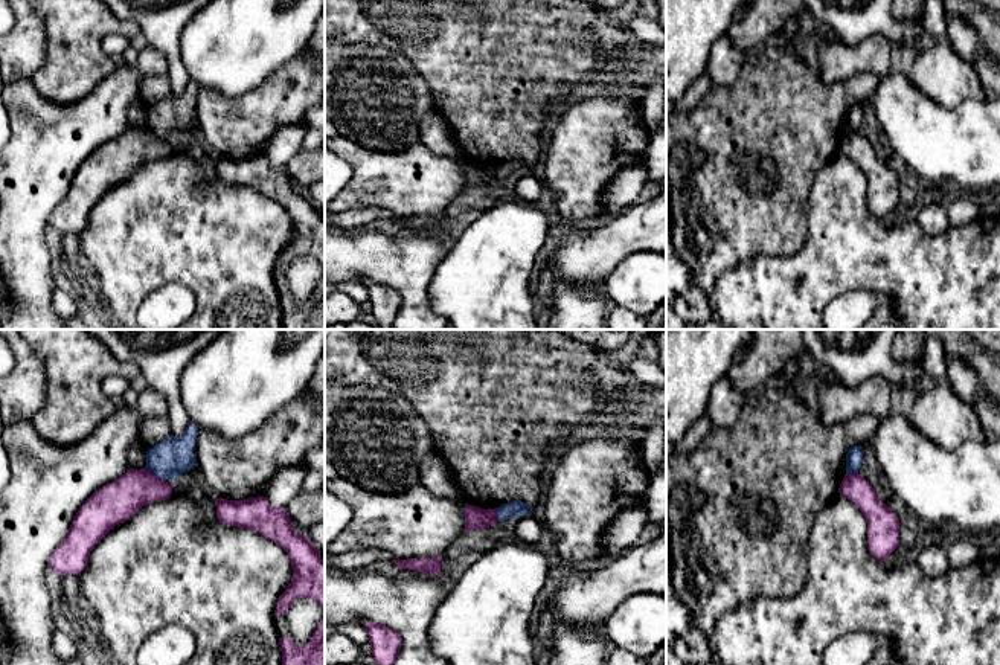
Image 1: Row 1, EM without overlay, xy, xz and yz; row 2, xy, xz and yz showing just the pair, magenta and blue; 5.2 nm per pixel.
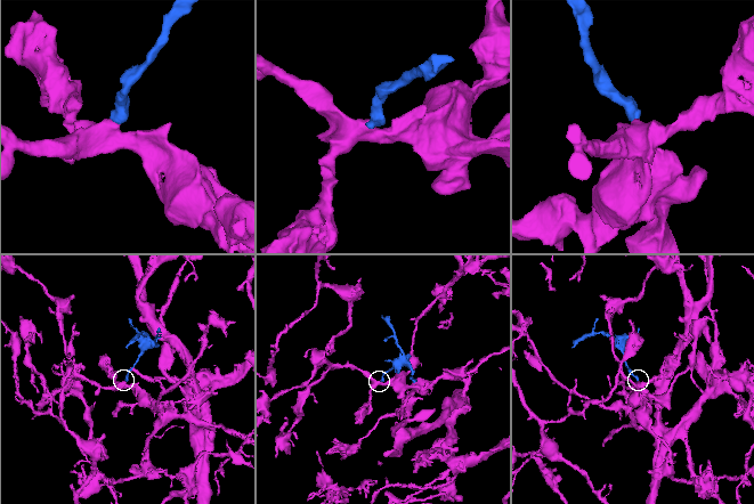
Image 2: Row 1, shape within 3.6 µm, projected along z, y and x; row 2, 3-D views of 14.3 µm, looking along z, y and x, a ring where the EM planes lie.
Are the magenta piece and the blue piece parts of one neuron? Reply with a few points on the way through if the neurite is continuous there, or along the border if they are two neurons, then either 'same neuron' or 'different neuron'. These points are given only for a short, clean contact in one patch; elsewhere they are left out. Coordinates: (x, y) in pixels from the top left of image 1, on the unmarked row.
border along xy (145, 125), (165, 139); different neuron

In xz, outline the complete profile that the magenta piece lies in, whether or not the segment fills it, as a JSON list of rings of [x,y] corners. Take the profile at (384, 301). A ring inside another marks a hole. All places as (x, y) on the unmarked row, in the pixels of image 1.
[[[361,279],[361,282],[369,291],[369,302],[377,320],[377,328],[393,329],[393,322],[401,307],[399,293],[395,288],[377,281]]]

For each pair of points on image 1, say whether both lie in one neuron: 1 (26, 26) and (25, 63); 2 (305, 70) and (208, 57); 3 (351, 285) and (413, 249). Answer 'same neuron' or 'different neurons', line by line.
1: same neuron
2: different neurons
3: different neurons

